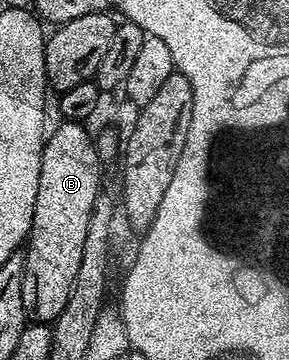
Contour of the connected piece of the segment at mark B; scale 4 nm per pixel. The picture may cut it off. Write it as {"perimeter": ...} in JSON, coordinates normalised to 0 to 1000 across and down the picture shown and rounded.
{"perimeter":[[[284,342],[204,344],[176,356],[152,389],[145,469],[131,481],[131,547],[118,558],[111,633],[83,697],[76,847],[100,889],[138,903],[176,900],[228,858],[270,736],[284,728],[284,681],[336,547],[353,536],[346,472],[353,456],[322,378]]]}

